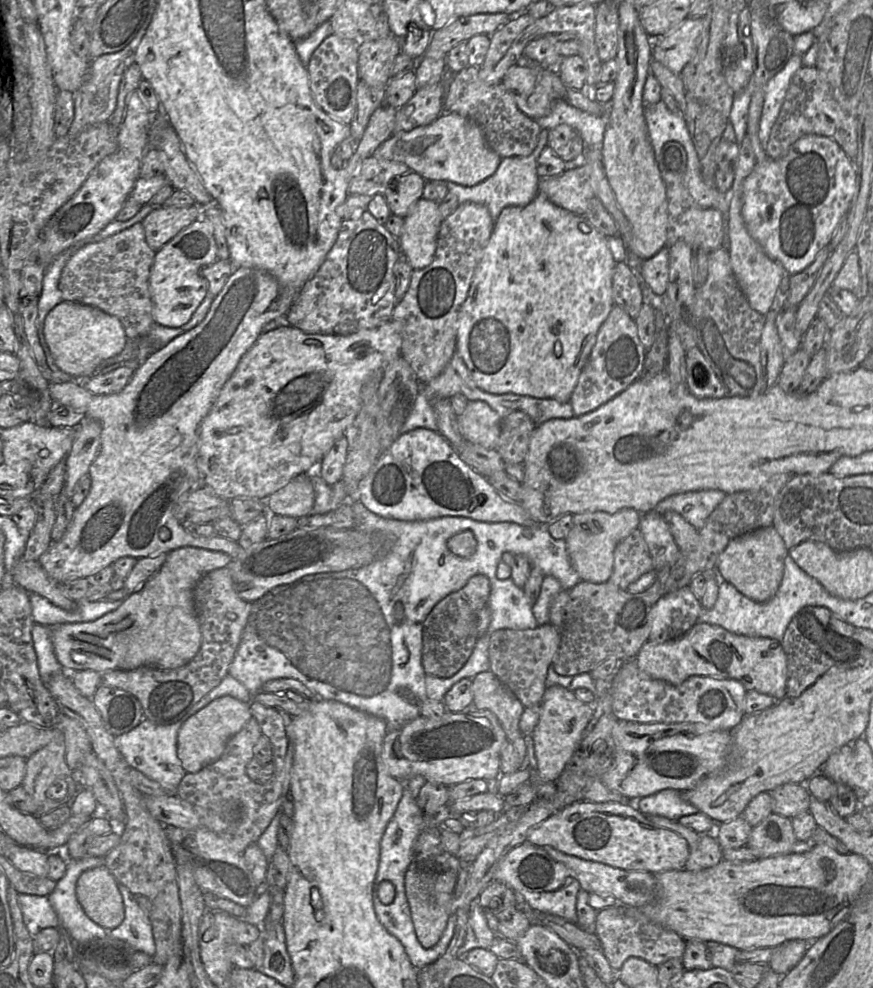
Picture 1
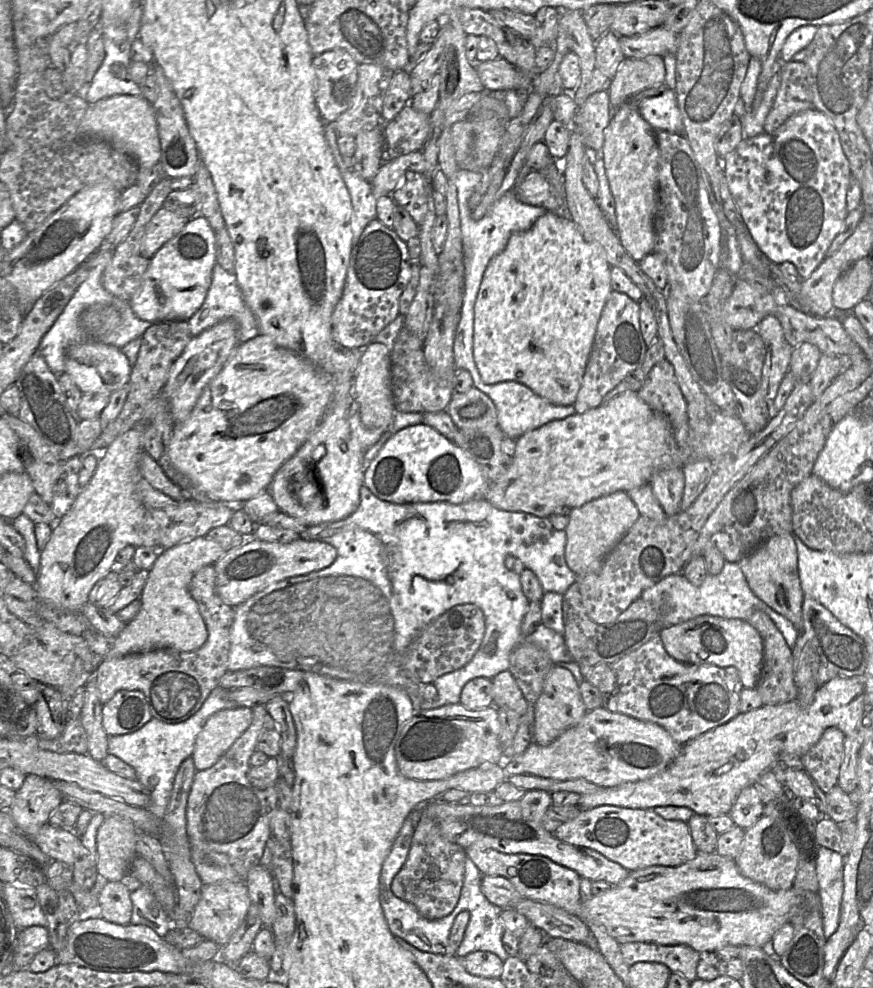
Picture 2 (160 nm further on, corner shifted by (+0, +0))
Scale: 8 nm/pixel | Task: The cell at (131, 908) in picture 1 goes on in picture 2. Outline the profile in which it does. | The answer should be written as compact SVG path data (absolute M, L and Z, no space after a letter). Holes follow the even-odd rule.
M144 885L130 892L132 902L131 925L147 926L163 938L172 929L169 916L162 909L154 894Z

